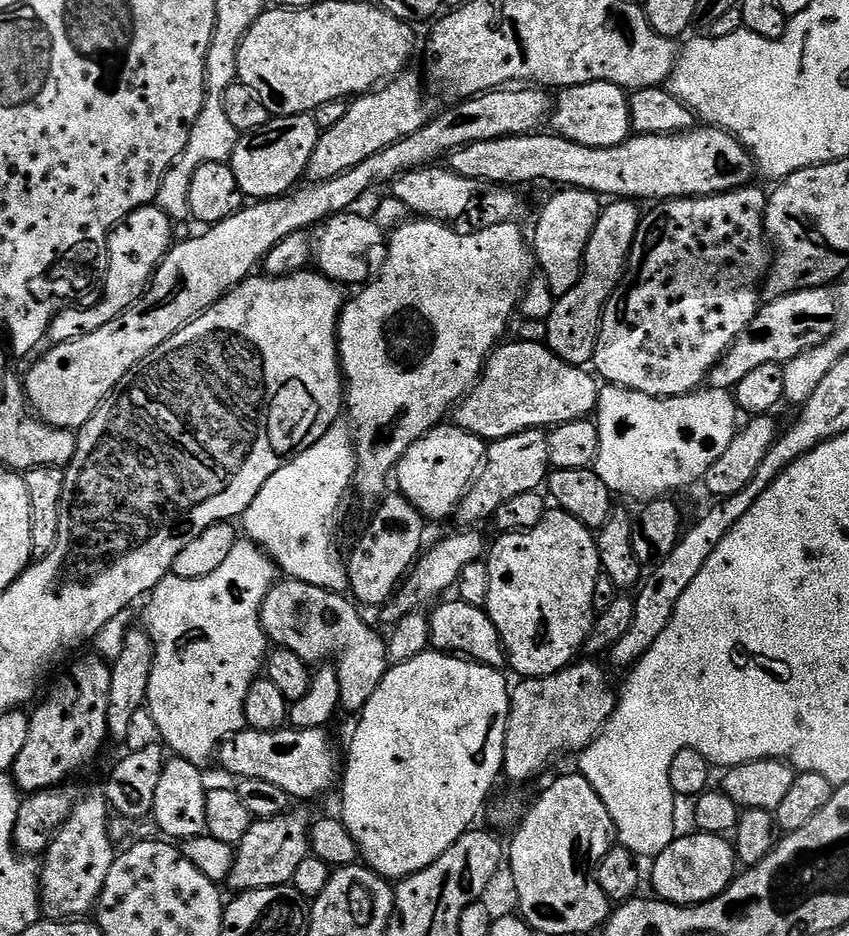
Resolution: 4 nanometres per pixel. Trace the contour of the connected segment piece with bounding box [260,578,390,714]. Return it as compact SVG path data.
M287 578L277 579L260 607L264 632L275 647L294 650L310 666L331 661L328 659L336 656L334 667L340 683L340 707L345 713L353 714L364 711L366 702L370 702L390 667L385 637L380 637L360 617L359 610L347 595Z

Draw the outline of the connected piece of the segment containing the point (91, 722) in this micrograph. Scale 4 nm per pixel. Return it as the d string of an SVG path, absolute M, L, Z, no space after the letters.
M91 654L92 656L84 656L81 660L76 660L60 677L56 680L56 685L48 692L48 697L41 702L36 708L36 713L33 711L30 716L30 735L26 737L26 747L22 749L22 754L18 754L18 758L14 762L12 771L10 773L13 780L16 782L16 787L21 793L31 794L33 792L41 792L47 788L55 788L63 785L72 775L75 774L79 768L84 768L100 751L104 748L104 740L109 739L108 735L108 711L110 710L110 678L112 677L112 670L109 661L101 658L99 655Z

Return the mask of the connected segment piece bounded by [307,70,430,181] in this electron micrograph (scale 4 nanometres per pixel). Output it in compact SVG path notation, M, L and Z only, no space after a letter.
M405 70L387 81L386 86L379 90L355 97L348 105L346 116L335 126L321 133L318 146L315 147L308 163L307 173L315 181L337 177L338 174L353 168L359 162L364 162L372 154L408 137L428 123L430 112L424 109L425 85L422 83L421 73L419 76L412 71Z

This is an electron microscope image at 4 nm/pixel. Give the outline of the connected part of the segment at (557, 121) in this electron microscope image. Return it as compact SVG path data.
M590 82L563 89L554 100L551 131L582 146L591 148L618 146L633 135L628 98L629 93L625 89L610 82Z

